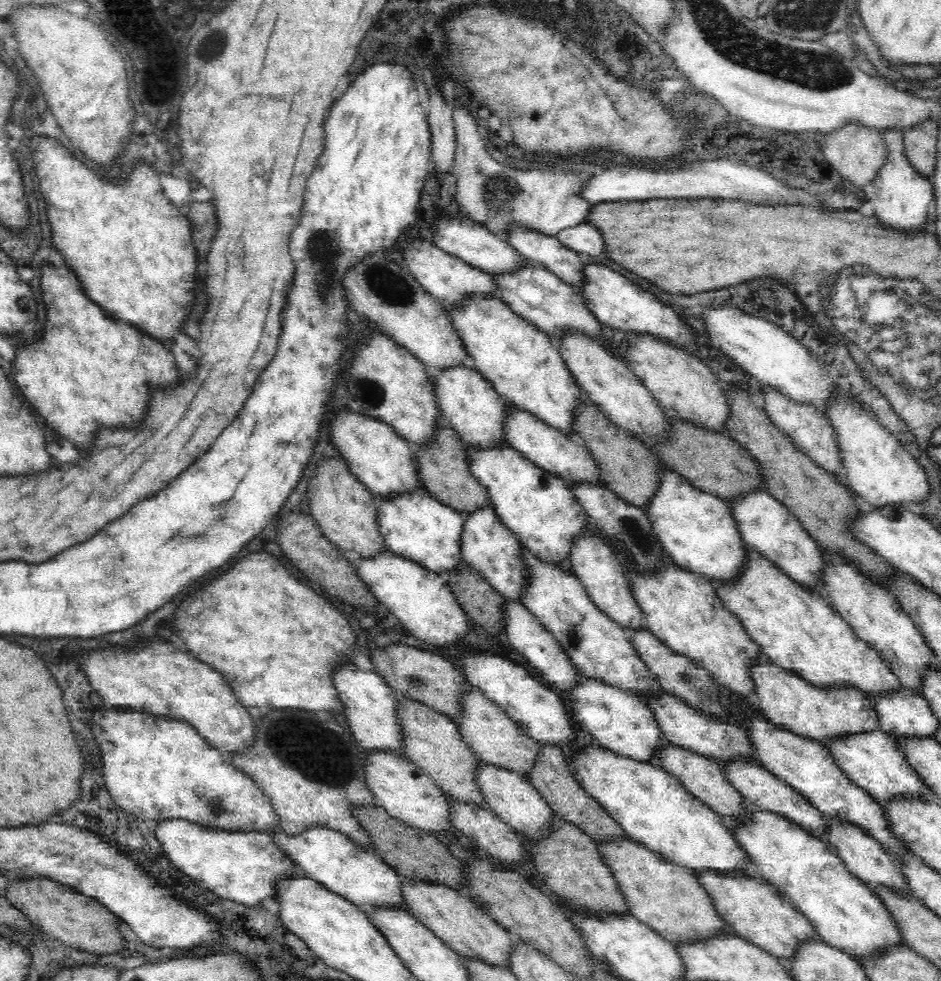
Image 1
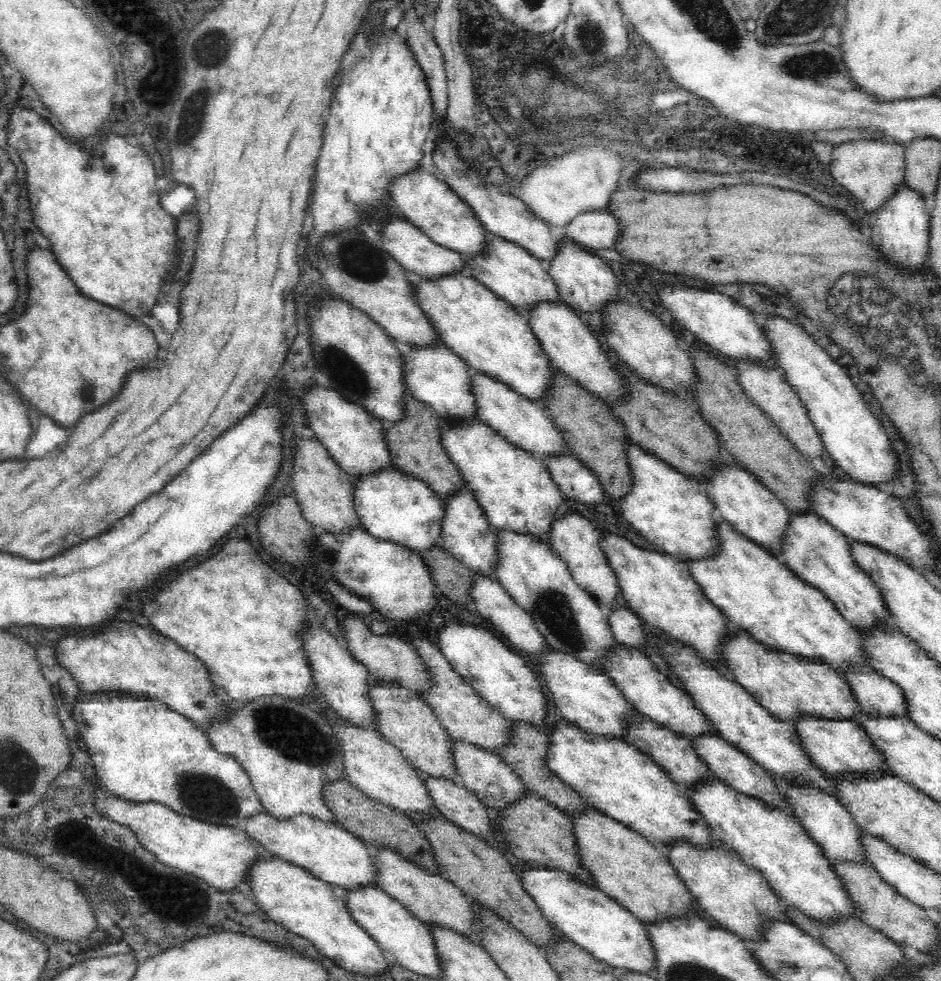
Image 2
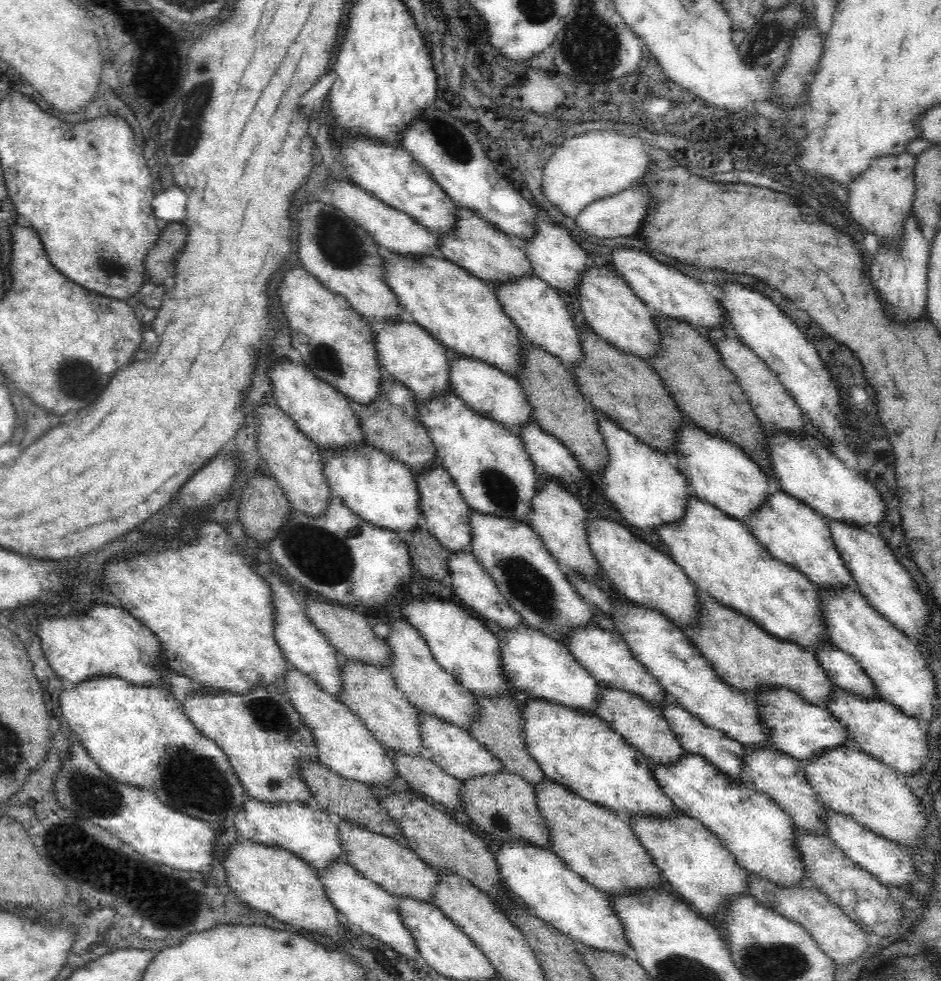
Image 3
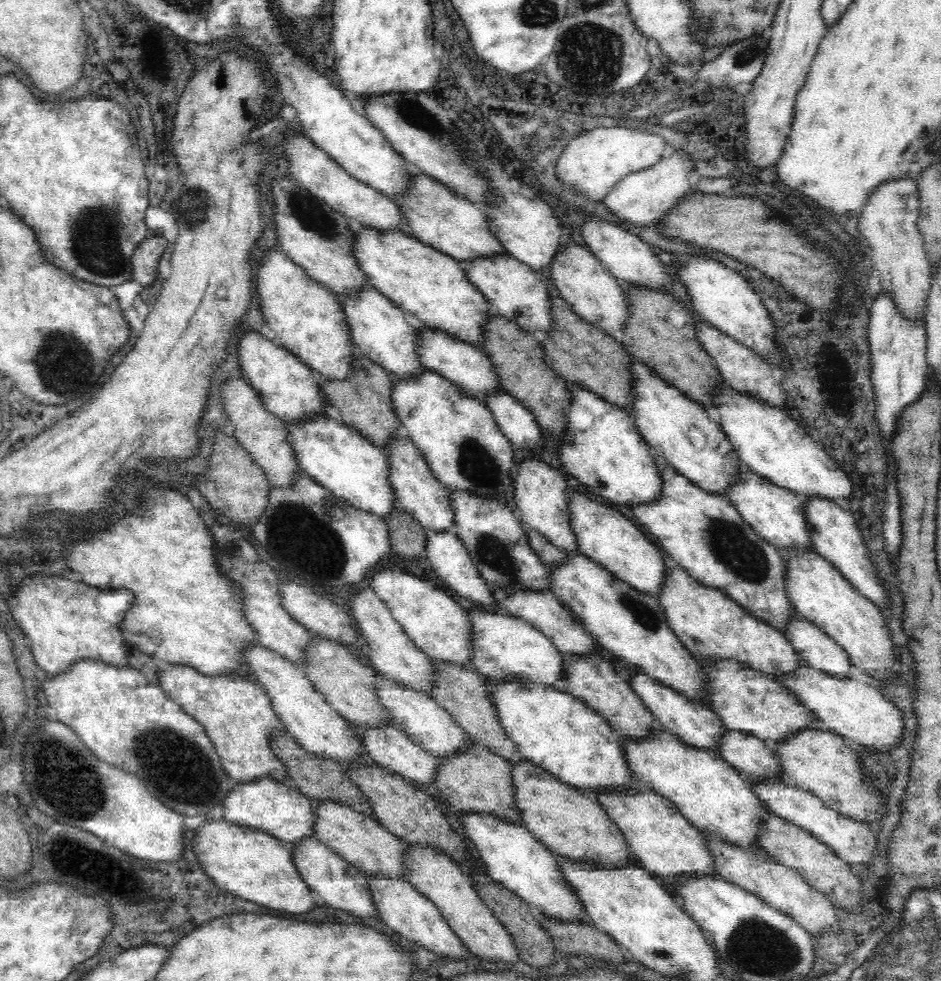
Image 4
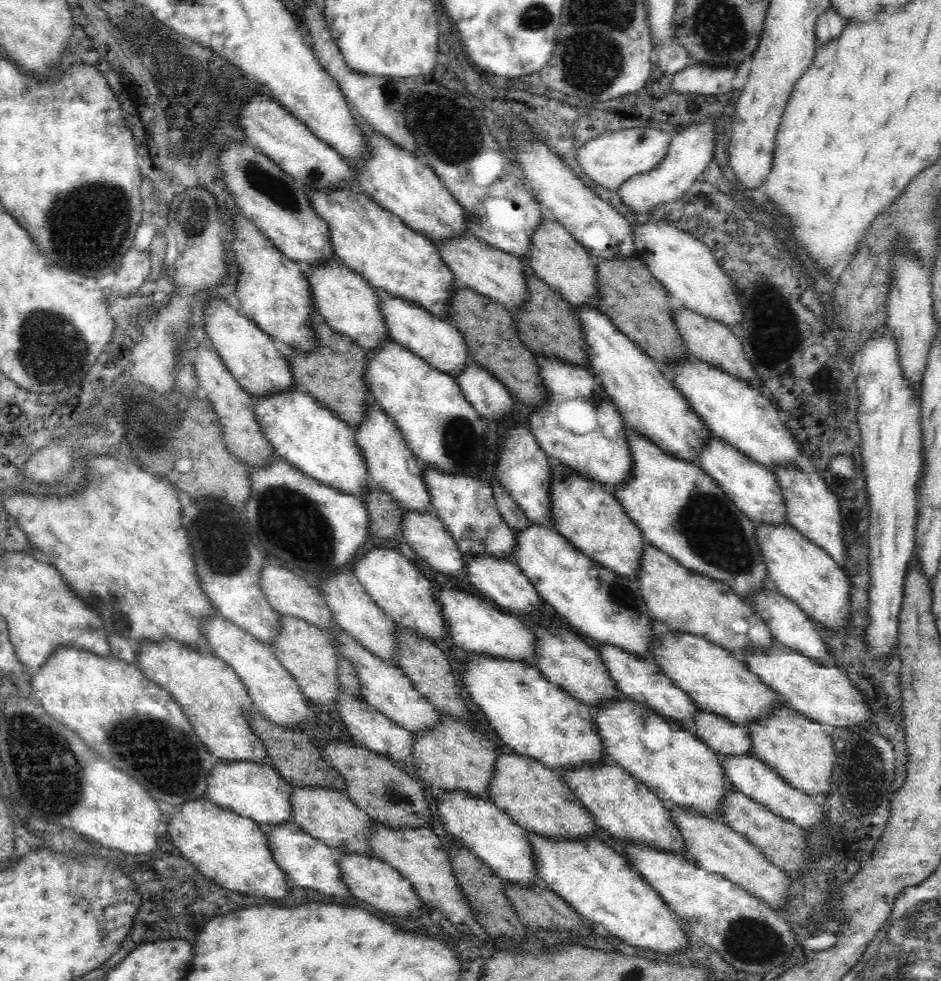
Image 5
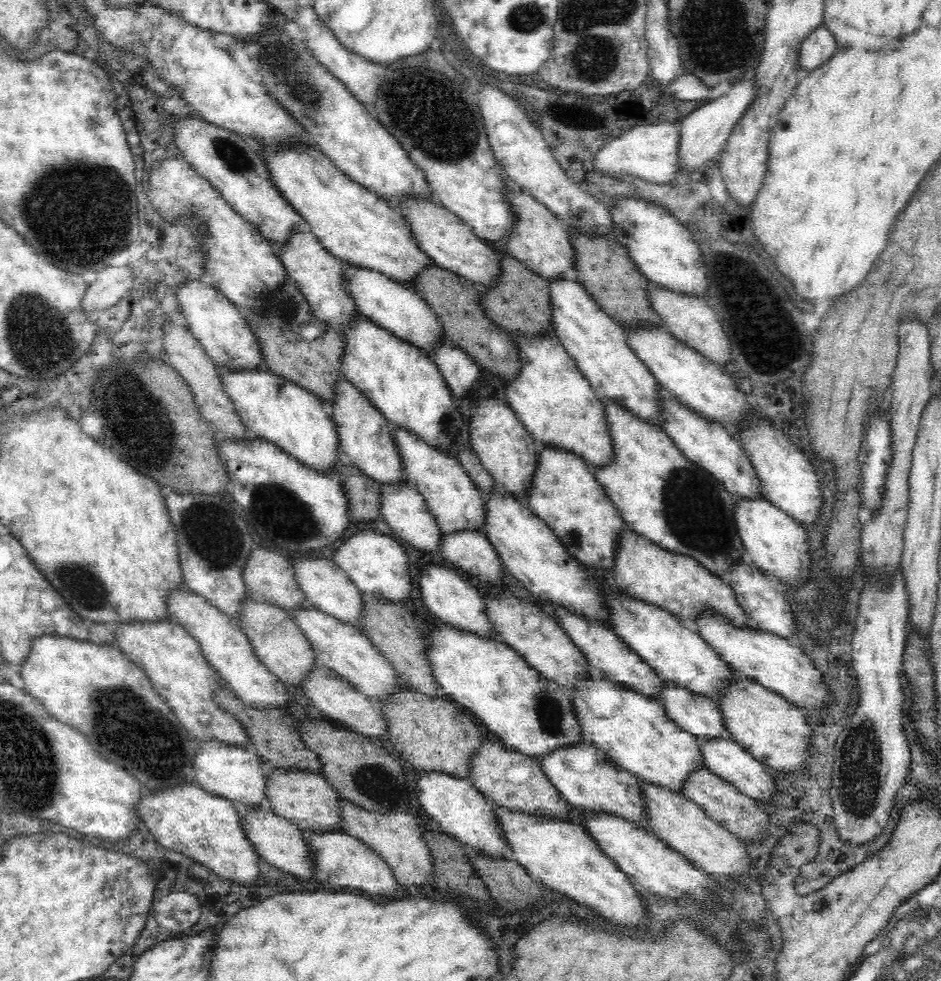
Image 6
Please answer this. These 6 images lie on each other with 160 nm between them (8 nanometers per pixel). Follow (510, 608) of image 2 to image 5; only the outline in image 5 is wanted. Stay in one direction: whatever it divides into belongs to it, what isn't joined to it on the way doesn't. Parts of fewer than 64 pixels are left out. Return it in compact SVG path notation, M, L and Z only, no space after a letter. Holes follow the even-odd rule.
M403 509L403 519L401 522L403 526L402 536L404 536L409 544L419 554L419 559L424 560L428 564L428 568L436 570L436 572L442 572L444 576L448 578L454 578L458 582L463 583L464 587L471 587L467 583L467 572L463 566L464 554L458 550L456 541L452 538L452 535L447 531L446 525L440 520L440 518L430 516L429 513L419 513L413 510Z

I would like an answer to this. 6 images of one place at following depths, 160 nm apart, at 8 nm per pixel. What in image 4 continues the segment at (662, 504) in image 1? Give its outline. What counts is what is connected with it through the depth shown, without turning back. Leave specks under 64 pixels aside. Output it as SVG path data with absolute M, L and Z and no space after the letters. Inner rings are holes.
M574 388L571 400L574 402L568 410L568 440L560 448L560 460L566 470L576 476L578 483L588 486L592 494L618 507L647 505L658 498L663 489L663 480L659 467L656 466L656 460L659 458L650 453L649 445L634 426L634 421L630 420L629 413L618 405L602 400L597 393L590 392L589 389Z

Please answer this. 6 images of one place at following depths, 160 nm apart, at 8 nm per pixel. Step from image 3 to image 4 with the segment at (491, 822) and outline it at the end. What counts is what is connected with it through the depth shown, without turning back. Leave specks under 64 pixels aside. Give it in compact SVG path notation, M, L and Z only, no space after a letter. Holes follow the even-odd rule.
M468 741L454 756L442 758L437 771L436 786L454 808L460 808L464 812L493 813L495 817L522 824L519 811L515 808L511 764L497 753L490 752L485 745Z

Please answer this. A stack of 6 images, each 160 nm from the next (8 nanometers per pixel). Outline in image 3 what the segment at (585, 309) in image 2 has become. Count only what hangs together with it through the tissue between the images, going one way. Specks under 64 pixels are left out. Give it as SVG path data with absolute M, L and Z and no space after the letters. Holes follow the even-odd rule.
M538 220L536 232L532 234L532 242L526 244L527 259L538 278L544 280L560 294L574 292L582 271L592 263L588 253L580 247L565 228L556 228L550 222Z

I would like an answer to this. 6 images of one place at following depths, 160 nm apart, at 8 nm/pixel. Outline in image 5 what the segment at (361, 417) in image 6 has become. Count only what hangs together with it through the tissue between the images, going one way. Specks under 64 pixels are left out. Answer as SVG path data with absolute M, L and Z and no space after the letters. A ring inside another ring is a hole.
M378 404L368 405L363 423L354 428L355 442L359 446L363 459L367 462L368 478L374 486L384 489L404 510L429 513L437 517L439 514L431 504L431 496L427 490L422 464L408 448L401 431Z

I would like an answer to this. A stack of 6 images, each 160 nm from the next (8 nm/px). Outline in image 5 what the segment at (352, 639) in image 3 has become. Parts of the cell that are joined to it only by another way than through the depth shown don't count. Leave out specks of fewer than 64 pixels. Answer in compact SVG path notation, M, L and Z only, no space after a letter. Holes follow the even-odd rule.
M265 563L259 575L259 584L270 606L281 616L305 620L324 632L337 626L330 607L325 603L321 593L317 588L307 585L304 578L300 578L280 566Z

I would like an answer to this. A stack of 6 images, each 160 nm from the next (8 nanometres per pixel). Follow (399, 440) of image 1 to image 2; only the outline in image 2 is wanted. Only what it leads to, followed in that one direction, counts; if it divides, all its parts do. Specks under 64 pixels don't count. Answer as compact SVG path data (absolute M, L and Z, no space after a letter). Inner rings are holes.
M316 386L306 390L302 408L306 412L306 420L310 422L310 430L314 430L330 457L352 478L366 477L367 474L378 473L380 469L396 468L383 439L382 422L359 404L346 402L336 390Z

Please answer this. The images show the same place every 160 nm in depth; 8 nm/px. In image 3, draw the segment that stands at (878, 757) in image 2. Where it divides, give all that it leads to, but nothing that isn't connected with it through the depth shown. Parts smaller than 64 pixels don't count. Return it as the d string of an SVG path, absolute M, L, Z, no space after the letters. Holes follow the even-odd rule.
M763 686L751 695L759 709L759 722L763 723L775 750L808 762L815 754L820 754L826 749L834 749L835 746L854 747L847 738L846 727L831 716L827 708L807 704L798 693L777 686Z

